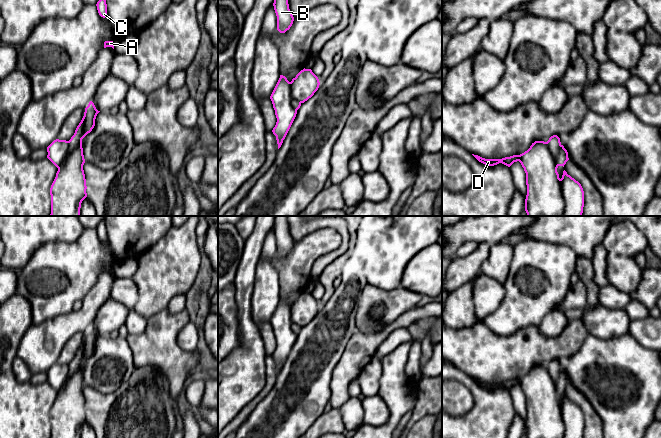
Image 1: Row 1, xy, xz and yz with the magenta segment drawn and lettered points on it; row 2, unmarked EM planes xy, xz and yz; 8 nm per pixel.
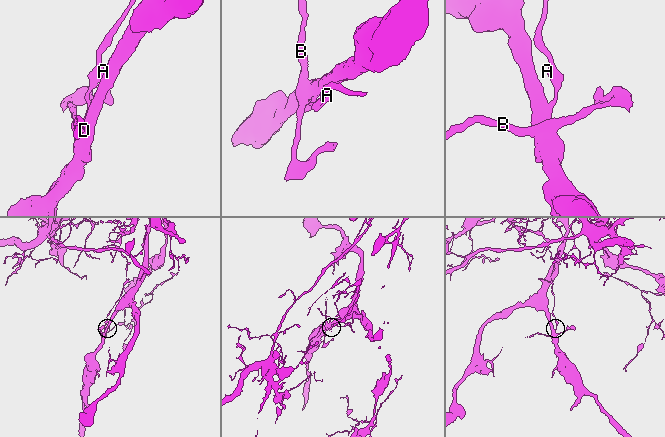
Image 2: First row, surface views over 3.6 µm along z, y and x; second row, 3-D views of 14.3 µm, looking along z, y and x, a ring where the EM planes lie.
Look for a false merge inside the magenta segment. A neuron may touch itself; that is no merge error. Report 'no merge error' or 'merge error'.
merge error

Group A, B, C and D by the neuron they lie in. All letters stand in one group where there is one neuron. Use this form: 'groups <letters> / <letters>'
groups A C / B D

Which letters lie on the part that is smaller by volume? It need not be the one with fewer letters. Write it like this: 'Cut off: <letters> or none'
Cut off: A, C

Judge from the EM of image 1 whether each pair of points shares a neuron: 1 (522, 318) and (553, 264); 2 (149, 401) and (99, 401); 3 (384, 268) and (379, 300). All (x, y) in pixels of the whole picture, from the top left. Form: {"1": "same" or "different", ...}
{"1": "same", "2": "same", "3": "different"}

